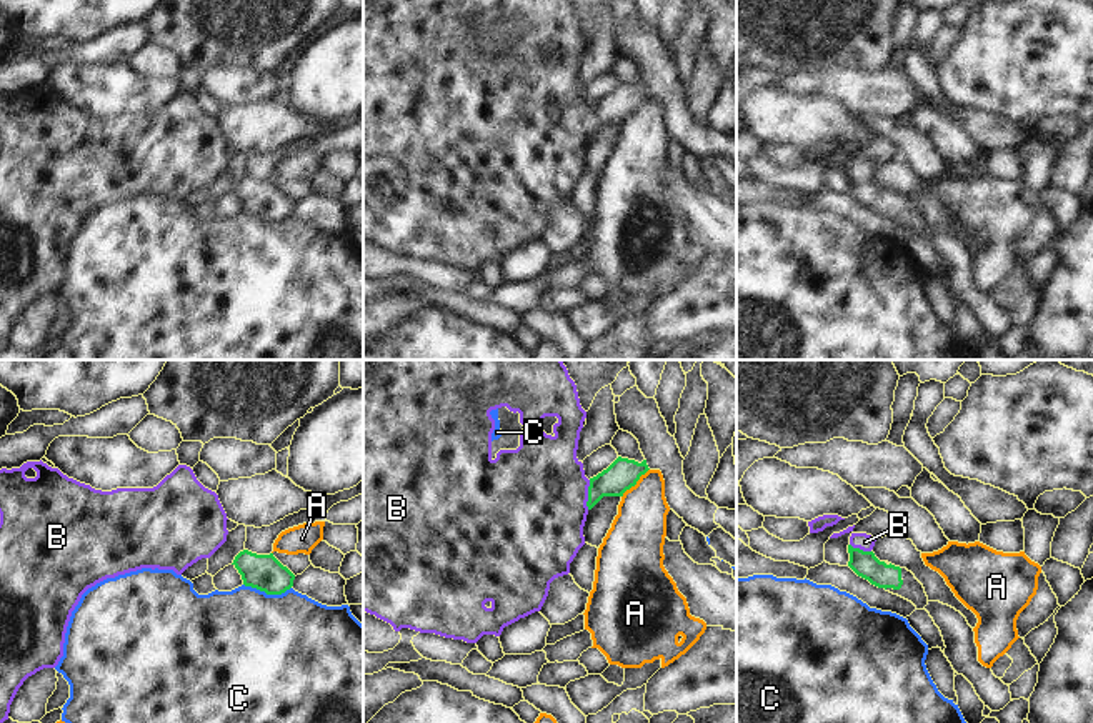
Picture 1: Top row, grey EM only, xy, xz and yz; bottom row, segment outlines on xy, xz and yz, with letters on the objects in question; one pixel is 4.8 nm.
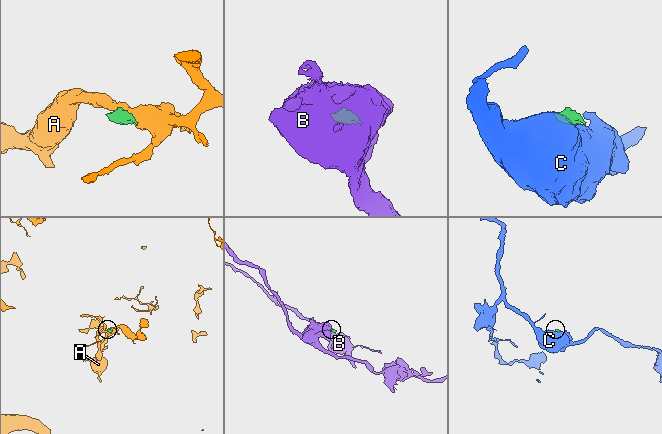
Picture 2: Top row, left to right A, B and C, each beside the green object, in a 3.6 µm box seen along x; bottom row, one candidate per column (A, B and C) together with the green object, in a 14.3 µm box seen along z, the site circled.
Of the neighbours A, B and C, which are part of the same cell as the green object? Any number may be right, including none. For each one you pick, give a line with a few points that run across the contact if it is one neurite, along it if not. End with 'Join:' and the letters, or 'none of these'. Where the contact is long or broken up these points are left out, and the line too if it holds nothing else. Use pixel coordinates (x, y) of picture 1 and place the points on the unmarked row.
B: line xz (623, 100), (588, 122), (537, 122)
Join: B

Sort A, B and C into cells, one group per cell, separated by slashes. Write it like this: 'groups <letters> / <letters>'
groups A / B / C

